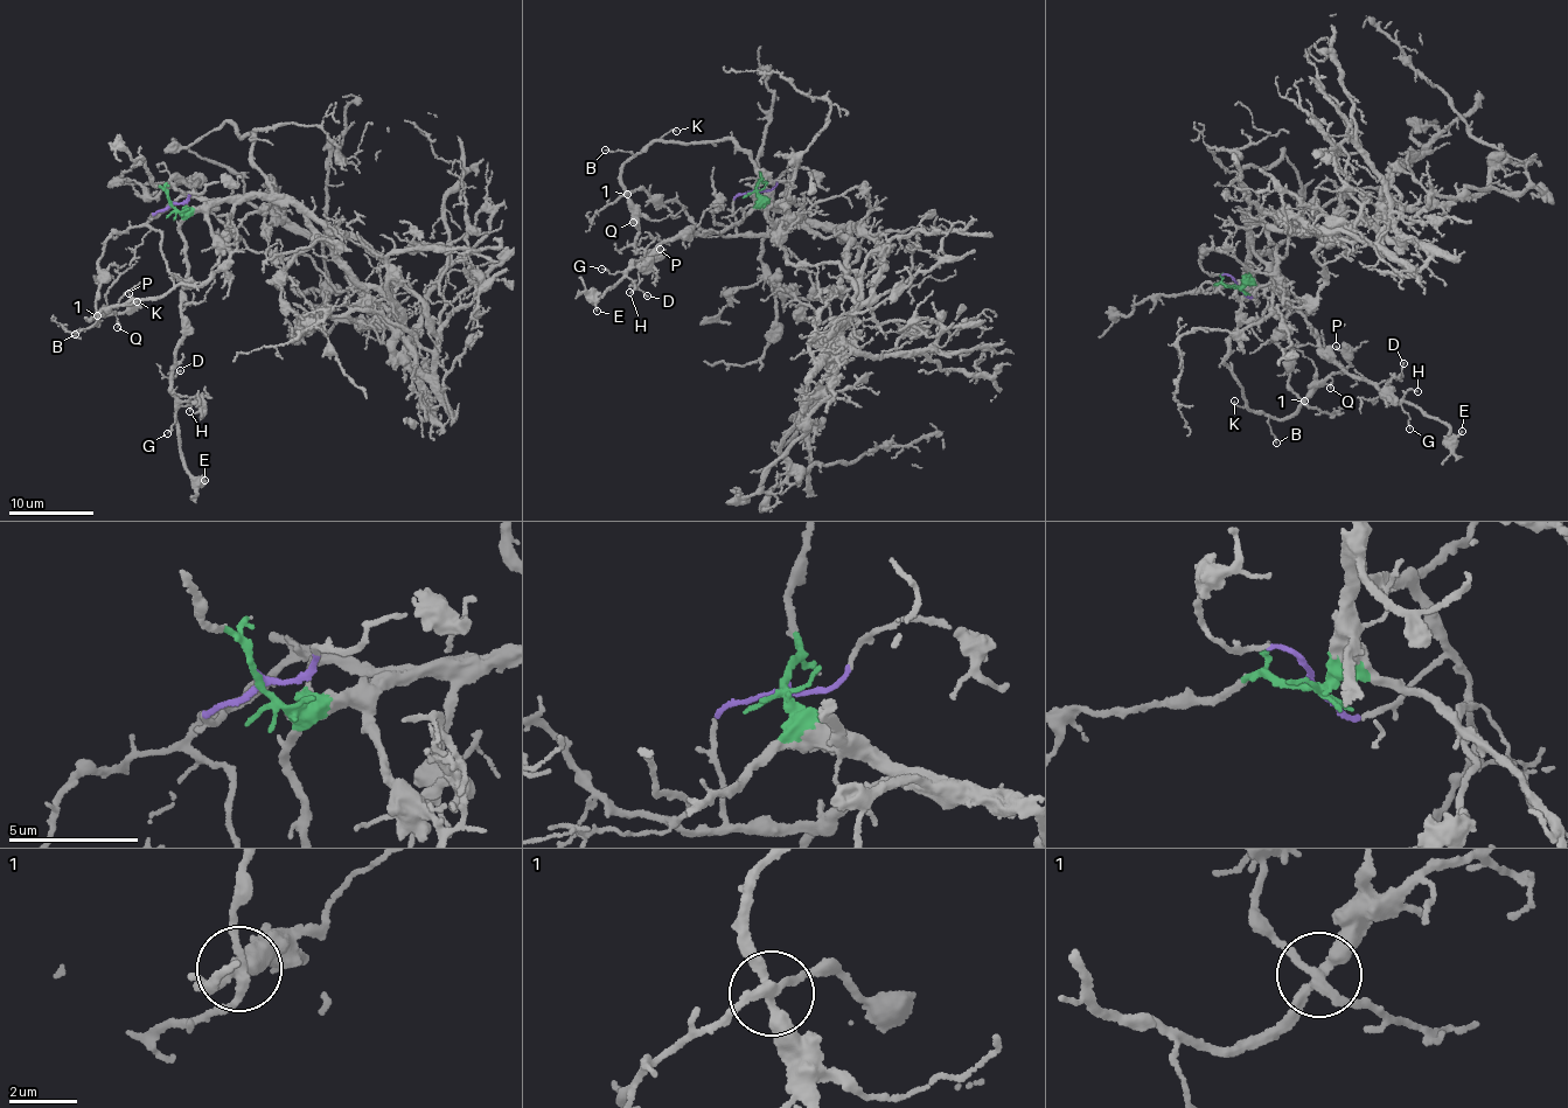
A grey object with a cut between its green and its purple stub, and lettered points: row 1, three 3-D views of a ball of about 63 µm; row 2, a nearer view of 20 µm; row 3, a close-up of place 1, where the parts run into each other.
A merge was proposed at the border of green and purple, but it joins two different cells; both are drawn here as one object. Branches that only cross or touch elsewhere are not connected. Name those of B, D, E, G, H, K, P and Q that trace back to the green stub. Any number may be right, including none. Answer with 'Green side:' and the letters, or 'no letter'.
Green side: B, D, E, G, H, K, P, Q

